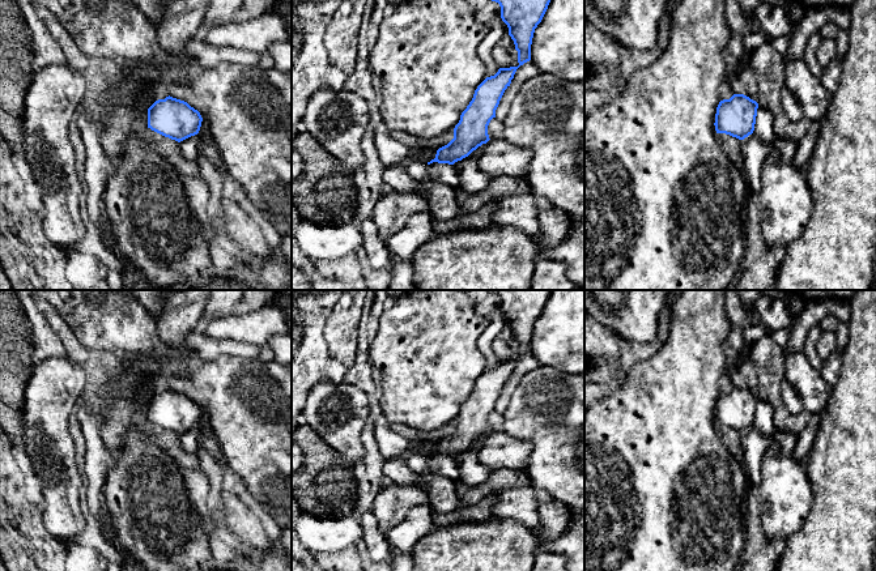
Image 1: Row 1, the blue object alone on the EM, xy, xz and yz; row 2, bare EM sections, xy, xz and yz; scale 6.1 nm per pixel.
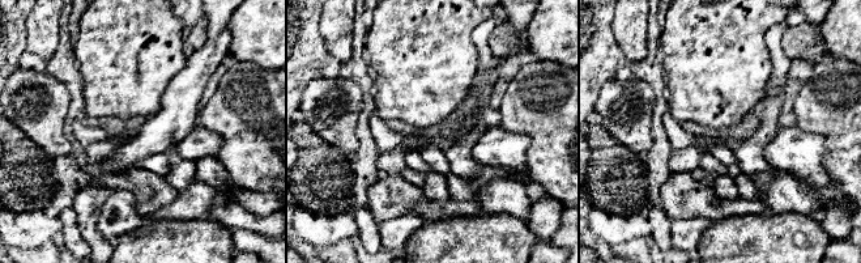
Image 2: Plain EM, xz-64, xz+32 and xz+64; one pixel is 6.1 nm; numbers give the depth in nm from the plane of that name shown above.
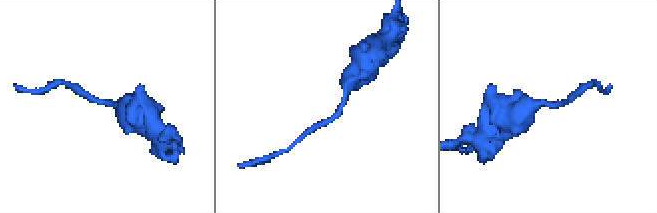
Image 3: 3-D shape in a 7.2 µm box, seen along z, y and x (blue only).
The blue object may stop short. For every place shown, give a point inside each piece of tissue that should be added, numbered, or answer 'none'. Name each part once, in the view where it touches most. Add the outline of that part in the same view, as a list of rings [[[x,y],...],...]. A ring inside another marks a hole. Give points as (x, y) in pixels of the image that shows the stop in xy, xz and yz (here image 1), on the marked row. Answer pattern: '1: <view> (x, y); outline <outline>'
none

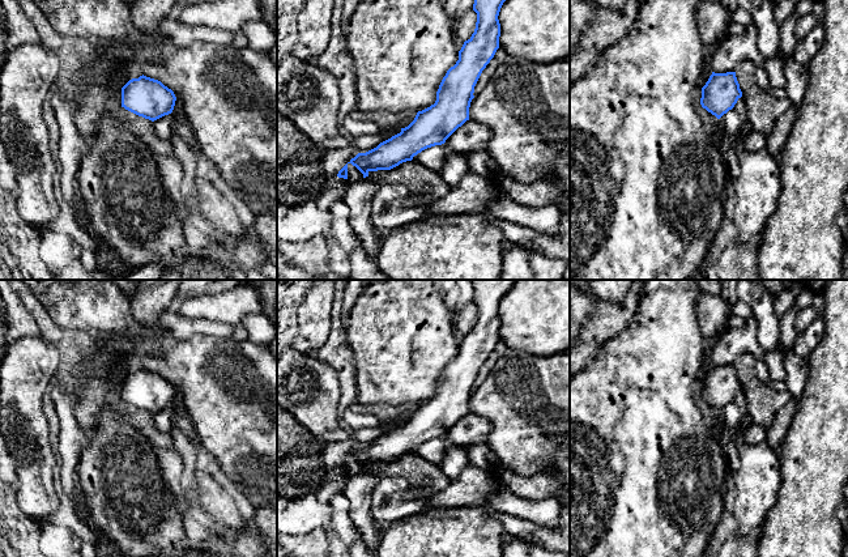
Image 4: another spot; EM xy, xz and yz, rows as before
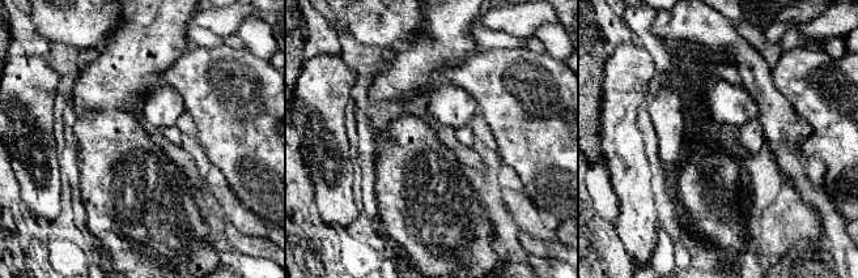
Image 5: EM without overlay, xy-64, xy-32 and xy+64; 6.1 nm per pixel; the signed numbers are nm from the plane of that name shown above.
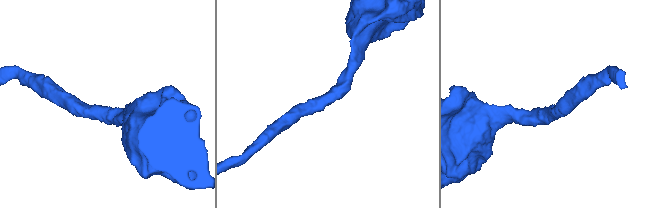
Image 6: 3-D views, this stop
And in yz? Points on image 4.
none

